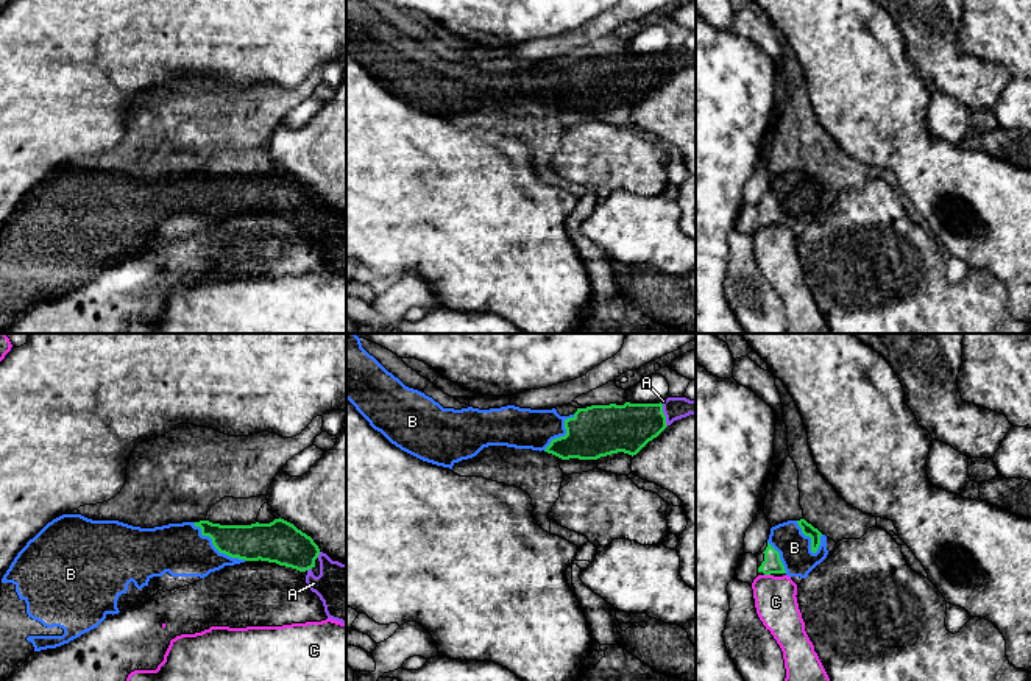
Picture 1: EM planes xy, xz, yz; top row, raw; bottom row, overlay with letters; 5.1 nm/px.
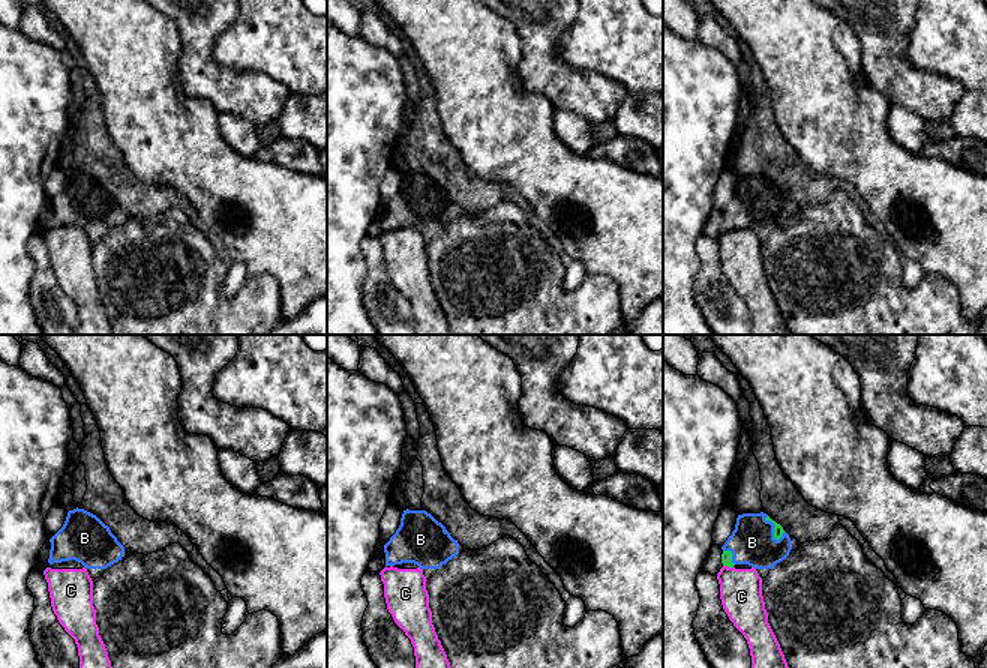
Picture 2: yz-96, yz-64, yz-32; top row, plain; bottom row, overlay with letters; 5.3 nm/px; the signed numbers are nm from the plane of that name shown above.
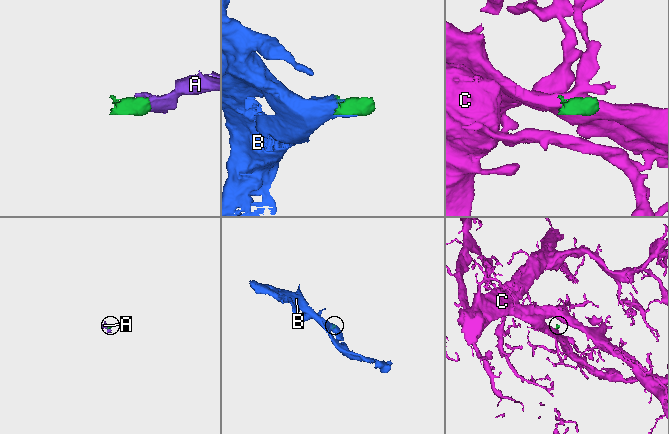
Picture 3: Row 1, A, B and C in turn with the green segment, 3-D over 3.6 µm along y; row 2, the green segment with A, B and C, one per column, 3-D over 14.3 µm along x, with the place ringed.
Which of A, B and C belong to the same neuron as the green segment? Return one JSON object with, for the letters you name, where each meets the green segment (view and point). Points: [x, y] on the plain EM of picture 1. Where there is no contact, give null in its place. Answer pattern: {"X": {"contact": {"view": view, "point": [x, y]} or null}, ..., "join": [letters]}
{"A": {"contact": {"view": "xz", "point": [663, 66]}}, "B": {"contact": {"view": "xy", "point": [216, 198]}}, "join": ["A", "B"]}

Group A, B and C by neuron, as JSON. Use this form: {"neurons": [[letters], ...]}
{"neurons": [["A", "B"], ["C"]]}

